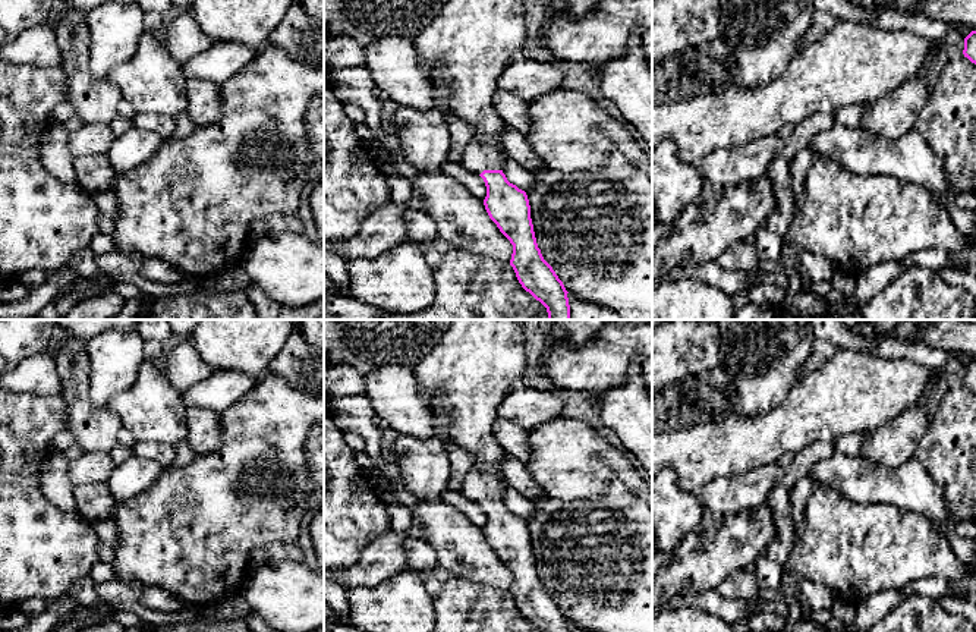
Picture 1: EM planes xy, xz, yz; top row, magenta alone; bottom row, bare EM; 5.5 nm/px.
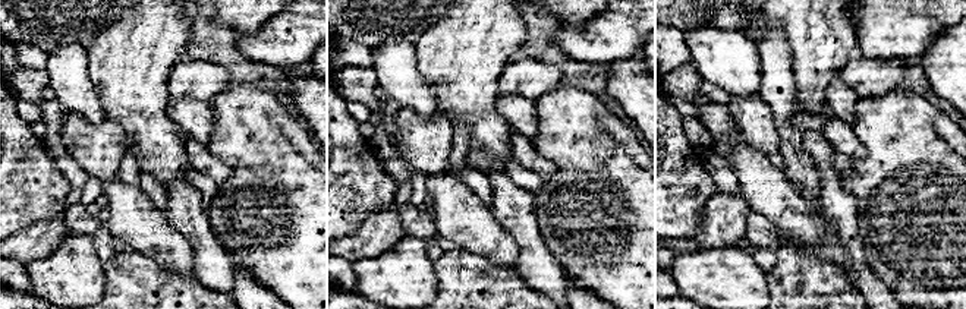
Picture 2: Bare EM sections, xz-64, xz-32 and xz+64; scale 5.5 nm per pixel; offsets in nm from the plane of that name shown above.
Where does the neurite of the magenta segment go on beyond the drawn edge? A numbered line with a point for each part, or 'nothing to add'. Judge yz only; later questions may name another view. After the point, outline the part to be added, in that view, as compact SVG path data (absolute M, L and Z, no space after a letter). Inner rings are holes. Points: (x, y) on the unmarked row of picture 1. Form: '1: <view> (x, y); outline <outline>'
nothing to add

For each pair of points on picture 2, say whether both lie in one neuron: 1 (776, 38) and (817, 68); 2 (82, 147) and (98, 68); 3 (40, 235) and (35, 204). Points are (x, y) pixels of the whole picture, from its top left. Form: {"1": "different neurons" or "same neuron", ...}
{"1": "different neurons", "2": "different neurons", "3": "different neurons"}

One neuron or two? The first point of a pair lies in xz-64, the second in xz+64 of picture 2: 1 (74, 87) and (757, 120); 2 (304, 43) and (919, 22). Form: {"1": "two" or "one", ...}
{"1": "two", "2": "one"}

